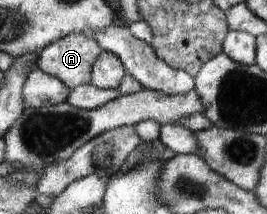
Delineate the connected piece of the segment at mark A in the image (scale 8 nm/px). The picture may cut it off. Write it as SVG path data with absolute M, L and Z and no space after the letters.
M72 33L41 49L37 66L41 71L60 79L71 90L92 83L92 67L103 52L100 44L89 33Z

